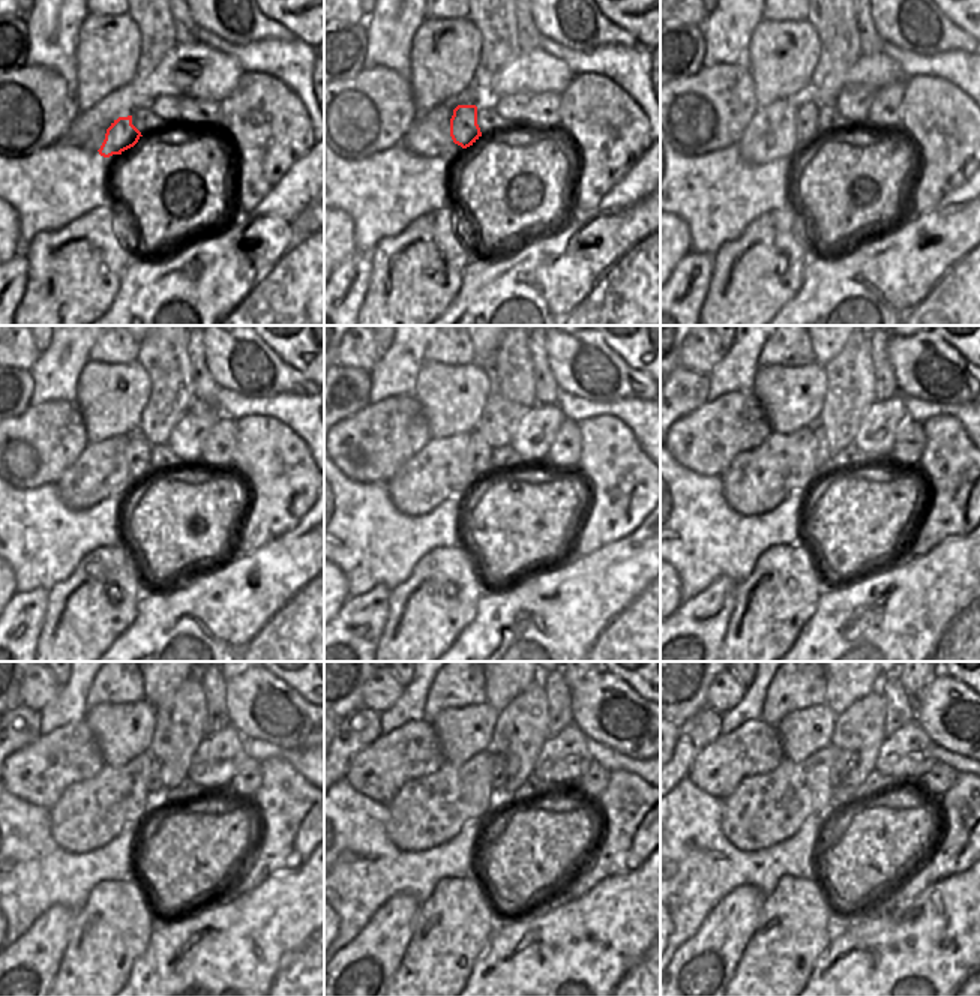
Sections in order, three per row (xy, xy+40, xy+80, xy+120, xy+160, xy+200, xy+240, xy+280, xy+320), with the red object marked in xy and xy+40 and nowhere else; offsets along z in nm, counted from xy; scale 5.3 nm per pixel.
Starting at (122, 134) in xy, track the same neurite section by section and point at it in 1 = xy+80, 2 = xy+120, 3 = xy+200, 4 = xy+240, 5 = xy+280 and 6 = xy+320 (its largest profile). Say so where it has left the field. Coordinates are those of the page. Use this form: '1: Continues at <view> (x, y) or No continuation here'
1: Continues at xy+80 (806, 129)
2: Continues at xy+120 (138, 449)
3: Continues at xy+200 (823, 459)
4: Continues at xy+240 (155, 788)
5: Continues at xy+280 (499, 762)
6: Continues at xy+320 (845, 758)

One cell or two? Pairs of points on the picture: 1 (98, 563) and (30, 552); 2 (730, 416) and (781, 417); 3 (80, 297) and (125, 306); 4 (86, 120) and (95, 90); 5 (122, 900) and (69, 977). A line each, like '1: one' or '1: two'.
1: two
2: two
3: two
4: two
5: one

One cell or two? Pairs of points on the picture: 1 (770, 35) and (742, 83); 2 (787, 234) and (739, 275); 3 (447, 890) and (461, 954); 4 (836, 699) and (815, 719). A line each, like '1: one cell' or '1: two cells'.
1: two cells
2: one cell
3: one cell
4: two cells

